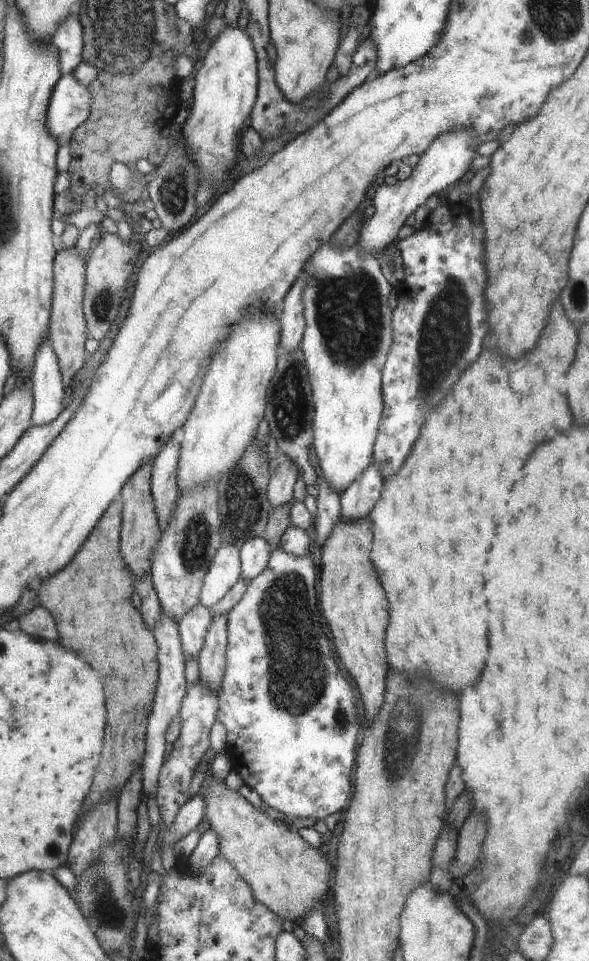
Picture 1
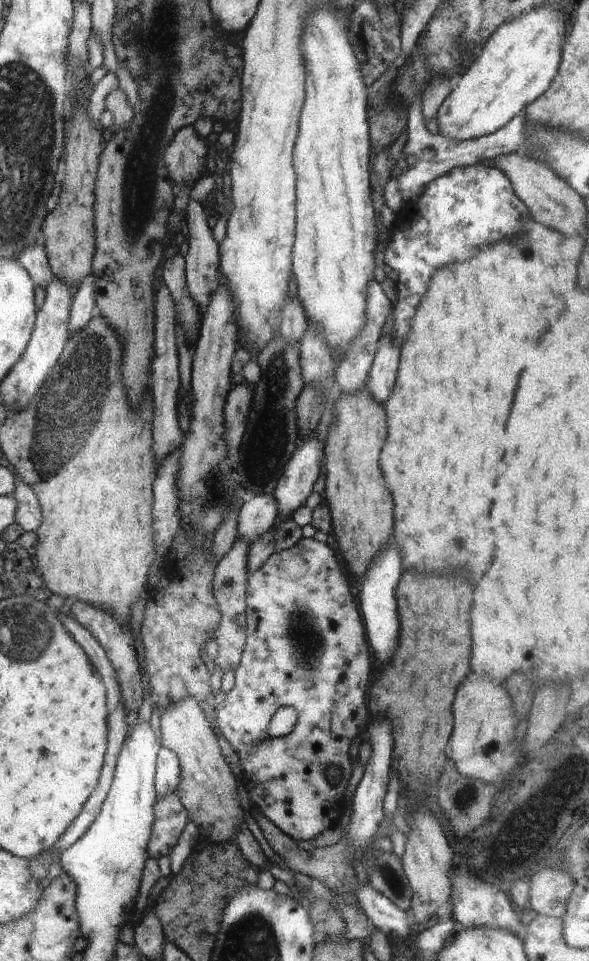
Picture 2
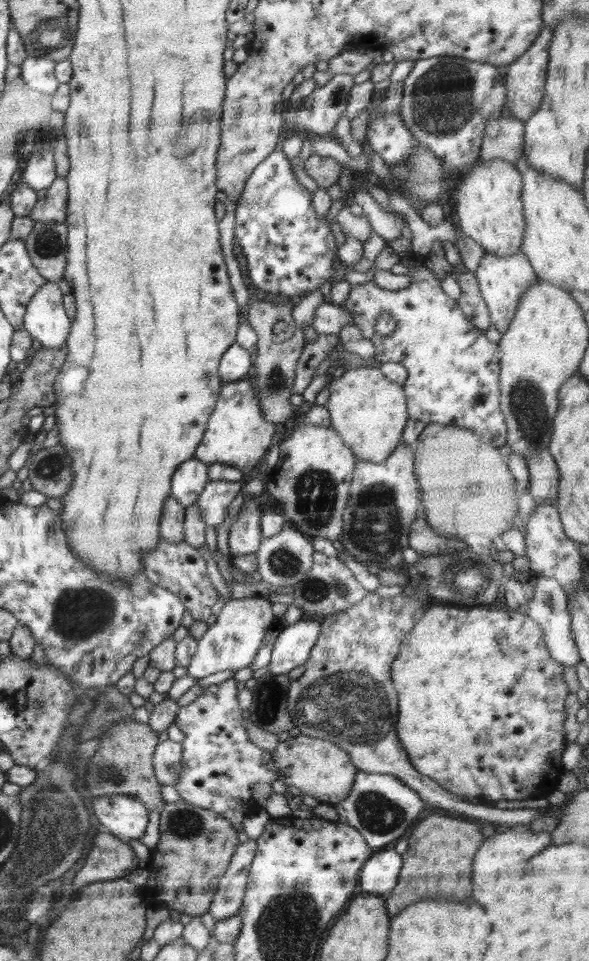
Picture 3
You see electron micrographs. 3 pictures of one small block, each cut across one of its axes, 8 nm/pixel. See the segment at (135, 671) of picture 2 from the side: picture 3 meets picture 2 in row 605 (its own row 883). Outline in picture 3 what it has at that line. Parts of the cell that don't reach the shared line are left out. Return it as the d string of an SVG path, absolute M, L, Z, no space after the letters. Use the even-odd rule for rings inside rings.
M104 830L96 834L82 870L74 878L72 892L96 880L124 878L136 870L136 854L124 841Z

